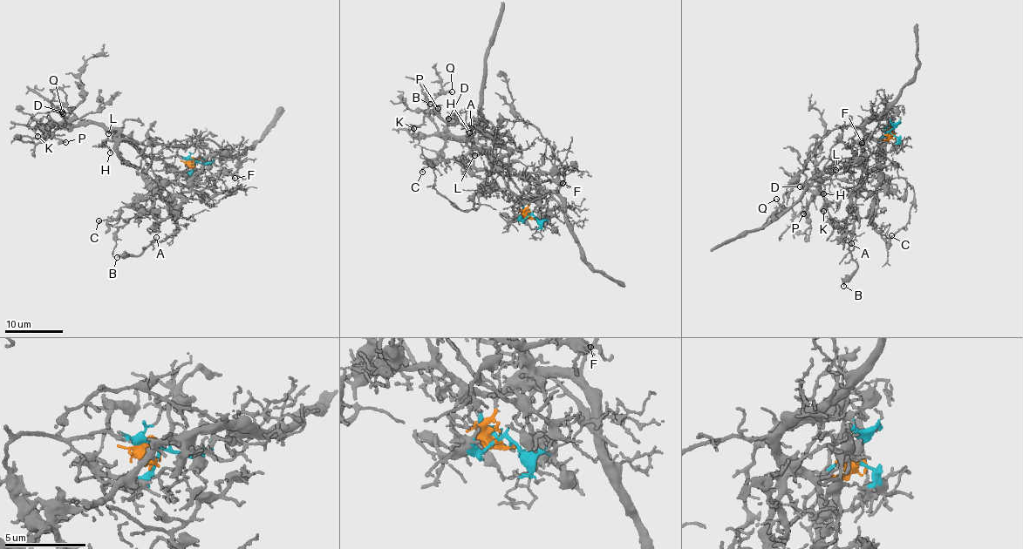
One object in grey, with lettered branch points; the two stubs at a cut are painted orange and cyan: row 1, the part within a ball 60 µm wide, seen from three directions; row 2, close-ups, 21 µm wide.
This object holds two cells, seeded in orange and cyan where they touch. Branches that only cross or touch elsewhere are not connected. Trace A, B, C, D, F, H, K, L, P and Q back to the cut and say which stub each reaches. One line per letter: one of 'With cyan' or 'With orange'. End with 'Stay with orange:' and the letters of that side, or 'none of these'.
A: With orange
B: With orange
C: With orange
D: With cyan
F: With orange
H: With cyan
K: With cyan
L: With cyan
P: With cyan
Q: With cyan
Stay with orange: A, B, C, F

